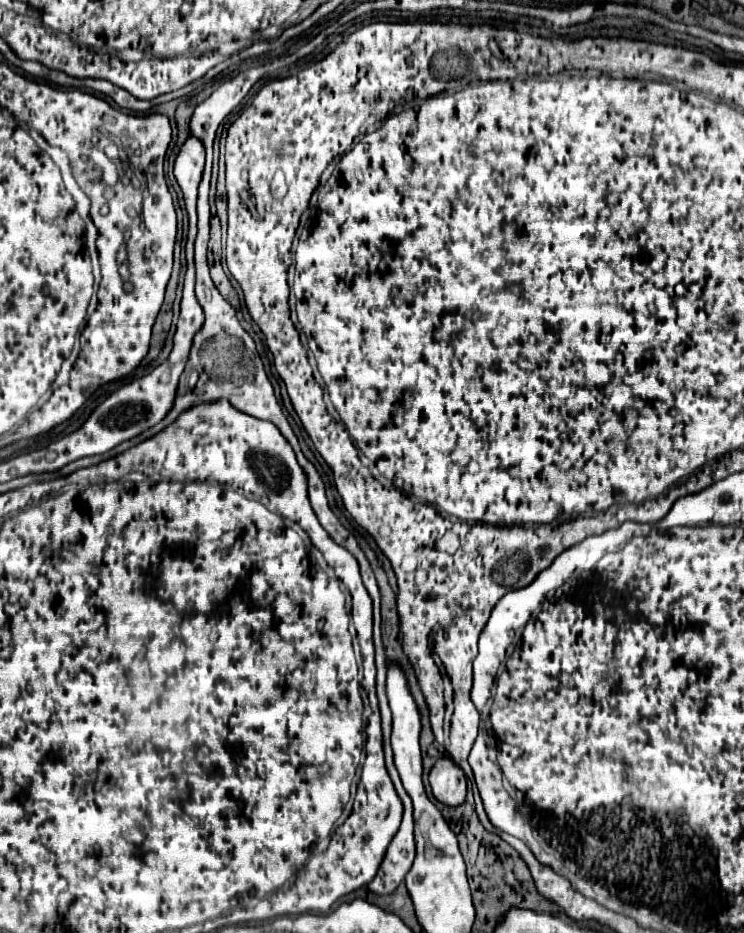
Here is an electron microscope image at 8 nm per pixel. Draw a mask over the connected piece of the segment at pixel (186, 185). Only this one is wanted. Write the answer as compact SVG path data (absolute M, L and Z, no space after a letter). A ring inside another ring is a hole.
M189 136L175 158L175 178L183 192L197 192L199 178L203 174L205 150L199 138Z

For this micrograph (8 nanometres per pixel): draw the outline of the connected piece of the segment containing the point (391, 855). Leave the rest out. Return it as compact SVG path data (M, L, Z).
M405 802L403 822L399 828L399 834L395 834L393 842L389 844L389 850L385 854L385 860L377 872L377 876L367 884L367 888L379 896L387 896L395 892L395 888L403 882L405 874L409 872L413 858L415 858L415 838L413 838L413 806L411 802Z

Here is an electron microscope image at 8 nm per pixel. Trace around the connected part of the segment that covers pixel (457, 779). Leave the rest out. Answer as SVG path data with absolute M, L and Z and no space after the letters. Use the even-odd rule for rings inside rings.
M451 758L437 760L437 764L433 766L433 770L429 774L429 784L431 784L433 796L449 808L461 806L465 802L465 792L467 792L465 782L467 782L467 778L465 778L463 770Z

